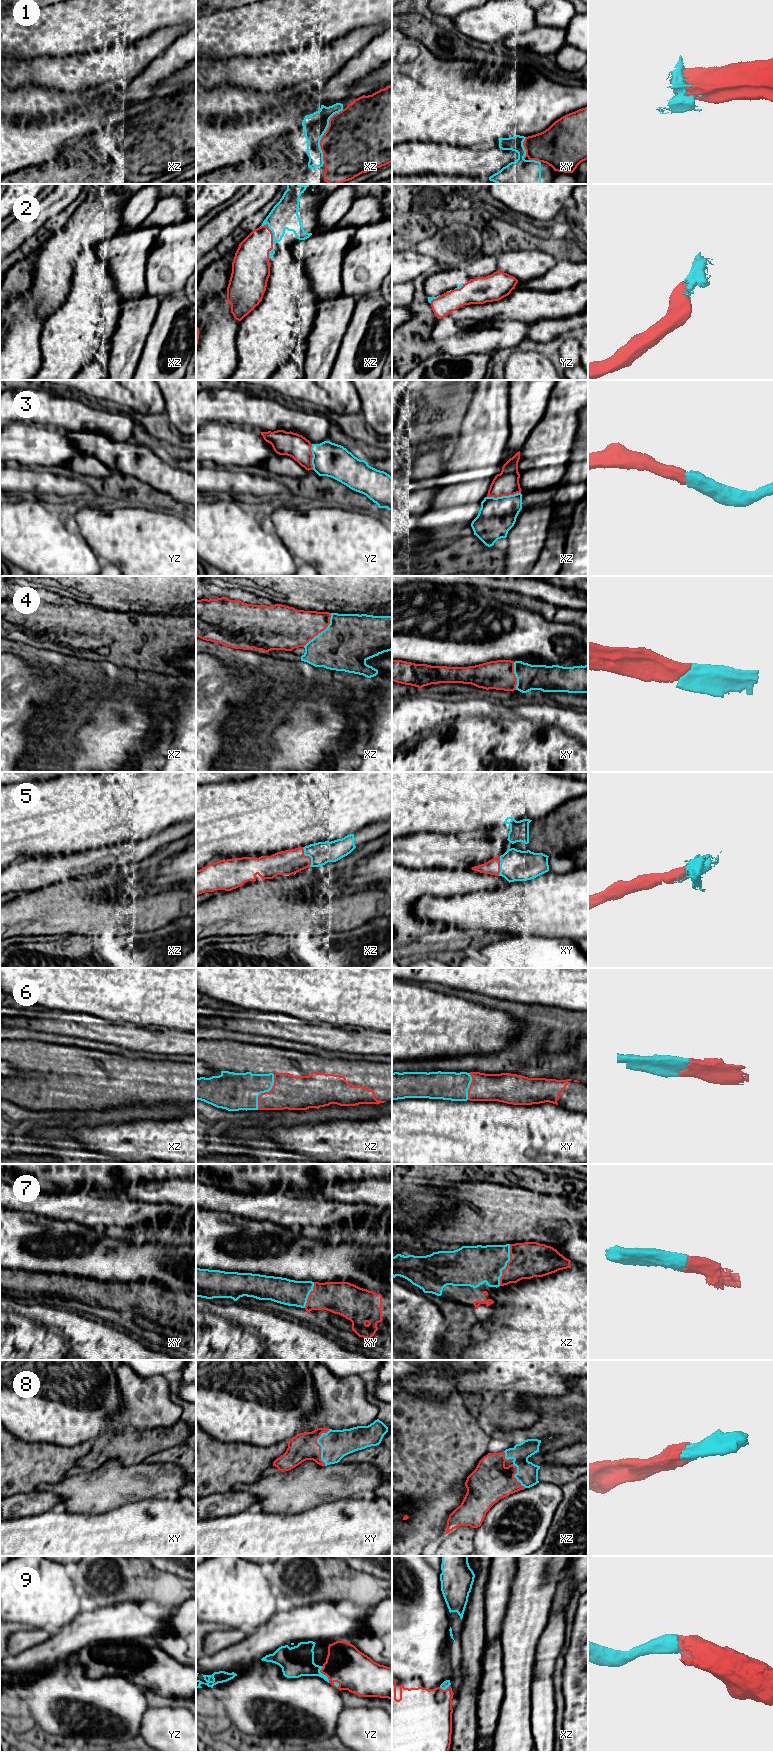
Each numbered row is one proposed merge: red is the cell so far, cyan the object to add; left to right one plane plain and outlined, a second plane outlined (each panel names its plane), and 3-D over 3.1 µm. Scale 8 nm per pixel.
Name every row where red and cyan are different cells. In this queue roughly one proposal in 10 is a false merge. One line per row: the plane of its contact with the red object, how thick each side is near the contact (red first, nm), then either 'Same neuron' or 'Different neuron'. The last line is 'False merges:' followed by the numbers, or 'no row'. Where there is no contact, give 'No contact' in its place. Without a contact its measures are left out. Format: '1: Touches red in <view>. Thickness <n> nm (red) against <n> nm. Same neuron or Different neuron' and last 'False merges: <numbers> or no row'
1: Touches red in xz. Thickness 500 nm (red) against 190 nm. Same neuron
2: Touches red in xz. Thickness 280 nm (red) against 220 nm. Same neuron
3: Touches red in xz. Thickness 200 nm (red) against 300 nm. Same neuron
4: Touches red in xz. Thickness 320 nm (red) against 420 nm. Same neuron
5: Touches red in xz. Thickness 200 nm (red) against 180 nm. Different neuron
6: Touches red in xz. Thickness 280 nm (red) against 300 nm. Same neuron
7: Touches red in xz. Thickness 280 nm (red) against 300 nm. Same neuron
8: Touches red in xy. Thickness 220 nm (red) against 240 nm. Same neuron
9: Touches red in yz. Thickness 320 nm (red) against 240 nm. Same neuron
False merges: 5

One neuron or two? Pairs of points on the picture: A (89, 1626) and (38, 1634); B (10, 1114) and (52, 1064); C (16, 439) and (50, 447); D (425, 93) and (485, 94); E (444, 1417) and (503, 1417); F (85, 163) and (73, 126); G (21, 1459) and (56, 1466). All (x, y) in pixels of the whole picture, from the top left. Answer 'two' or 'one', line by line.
A: two
B: two
C: one
D: one
E: two
F: two
G: one

